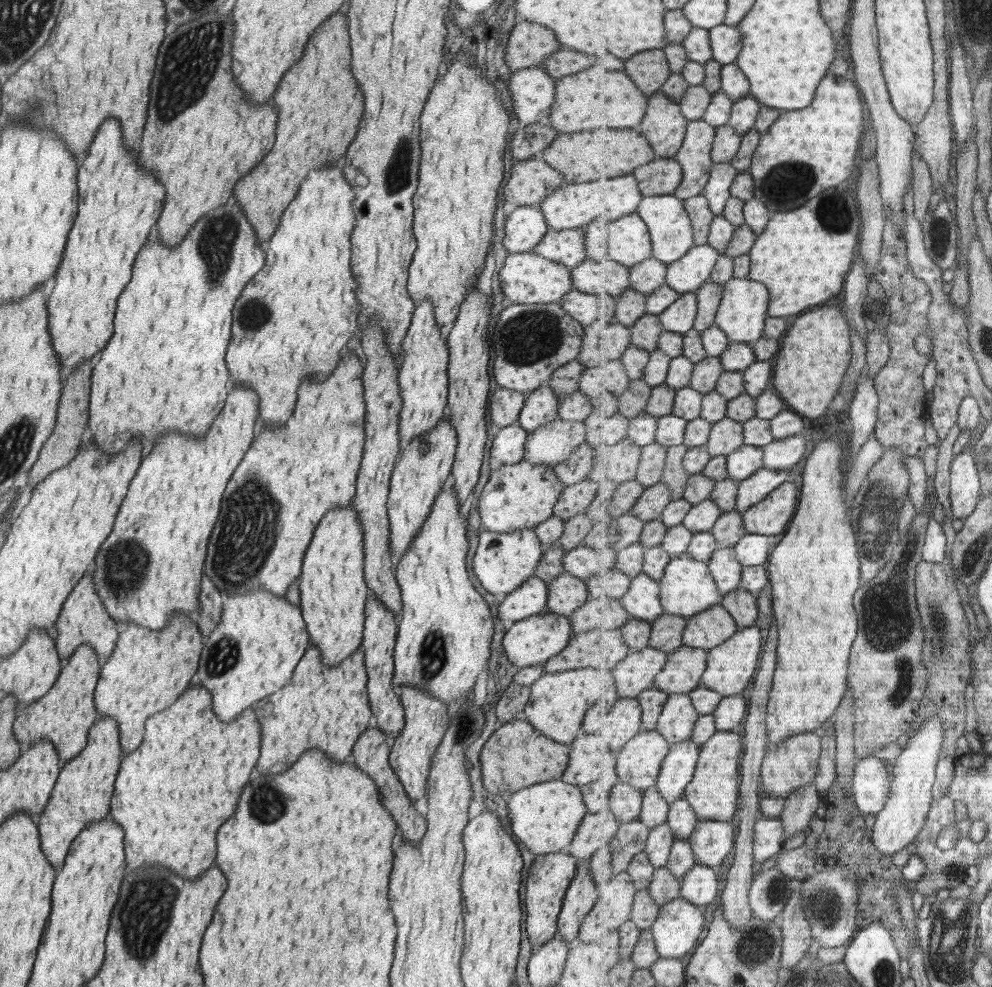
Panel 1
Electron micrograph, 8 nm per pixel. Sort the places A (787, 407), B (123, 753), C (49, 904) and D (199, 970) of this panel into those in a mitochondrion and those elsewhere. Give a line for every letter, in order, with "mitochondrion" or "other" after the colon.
A: other
B: other
C: other
D: other

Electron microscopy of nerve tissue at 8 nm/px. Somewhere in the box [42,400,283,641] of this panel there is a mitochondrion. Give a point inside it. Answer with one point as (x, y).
(123, 556)

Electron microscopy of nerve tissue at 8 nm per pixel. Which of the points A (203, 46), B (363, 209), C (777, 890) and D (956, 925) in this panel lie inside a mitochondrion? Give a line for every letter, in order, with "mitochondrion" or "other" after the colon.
A: mitochondrion
B: other
C: mitochondrion
D: mitochondrion

